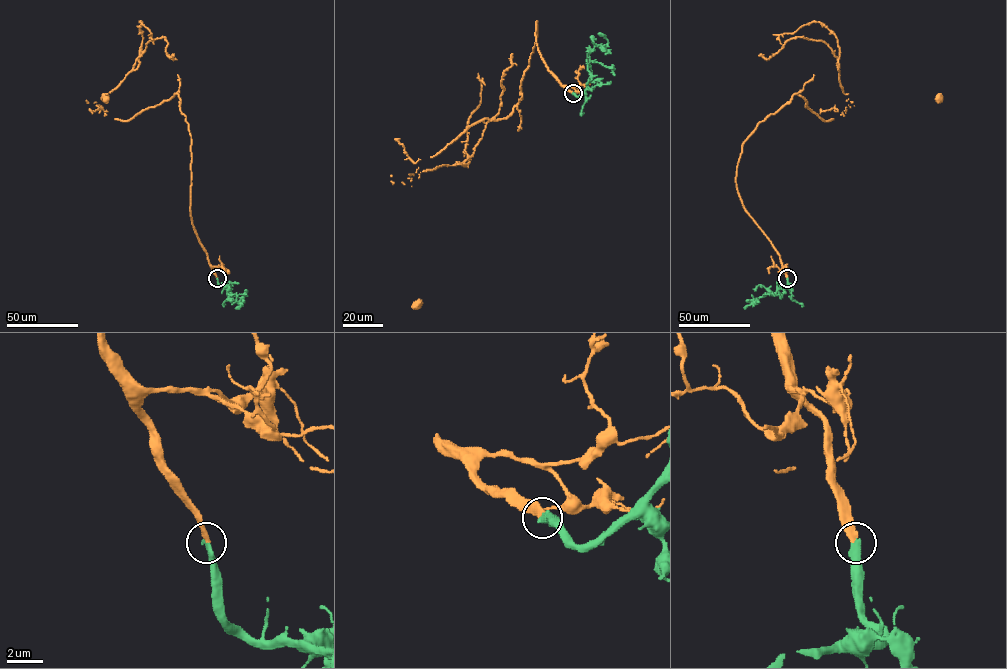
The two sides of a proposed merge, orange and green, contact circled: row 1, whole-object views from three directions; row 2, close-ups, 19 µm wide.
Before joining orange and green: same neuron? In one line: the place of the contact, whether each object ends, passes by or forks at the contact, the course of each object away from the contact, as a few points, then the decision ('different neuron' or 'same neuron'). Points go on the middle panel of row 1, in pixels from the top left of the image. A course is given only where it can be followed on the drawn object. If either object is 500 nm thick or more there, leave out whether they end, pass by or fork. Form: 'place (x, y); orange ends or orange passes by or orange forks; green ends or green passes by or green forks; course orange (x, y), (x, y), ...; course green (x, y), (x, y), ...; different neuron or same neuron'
place (573, 93); orange ends; green ends; course orange (573, 93), (542, 60), (537, 21), (522, 97), (513, 112), (468, 126), (412, 174), (417, 303); course green (573, 93), (579, 96), (591, 77), (588, 64), (590, 52), (596, 45), (605, 47), (608, 43), (598, 33); same neuron

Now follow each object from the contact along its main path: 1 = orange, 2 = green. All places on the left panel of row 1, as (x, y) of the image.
1: (217, 278), (192, 223), (191, 136), (179, 95), (123, 121), (105, 113), (101, 106), (105, 97)
2: (217, 278), (217, 283), (230, 292), (229, 298), (242, 304), (235, 308)

